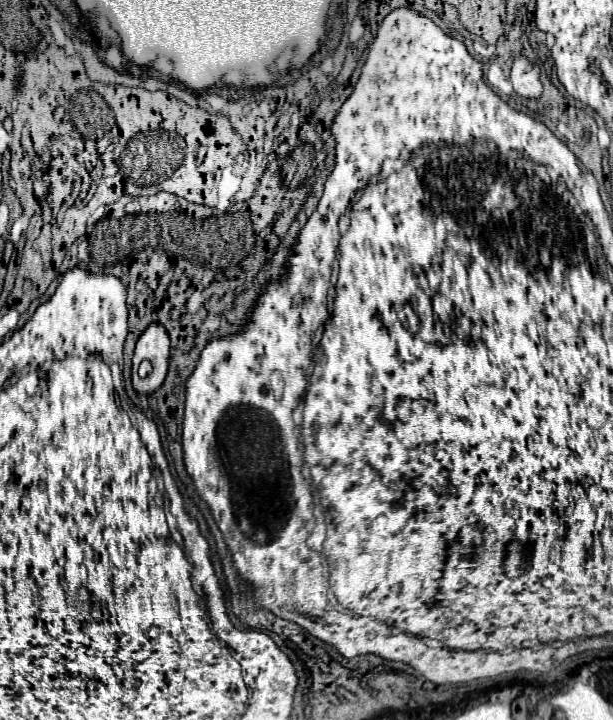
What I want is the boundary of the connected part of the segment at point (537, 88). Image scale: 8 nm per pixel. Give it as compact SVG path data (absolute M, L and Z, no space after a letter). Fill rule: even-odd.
M517 57L513 61L513 69L511 69L511 83L517 95L521 97L541 97L543 93L543 85L539 81L539 65L531 63L527 57Z

